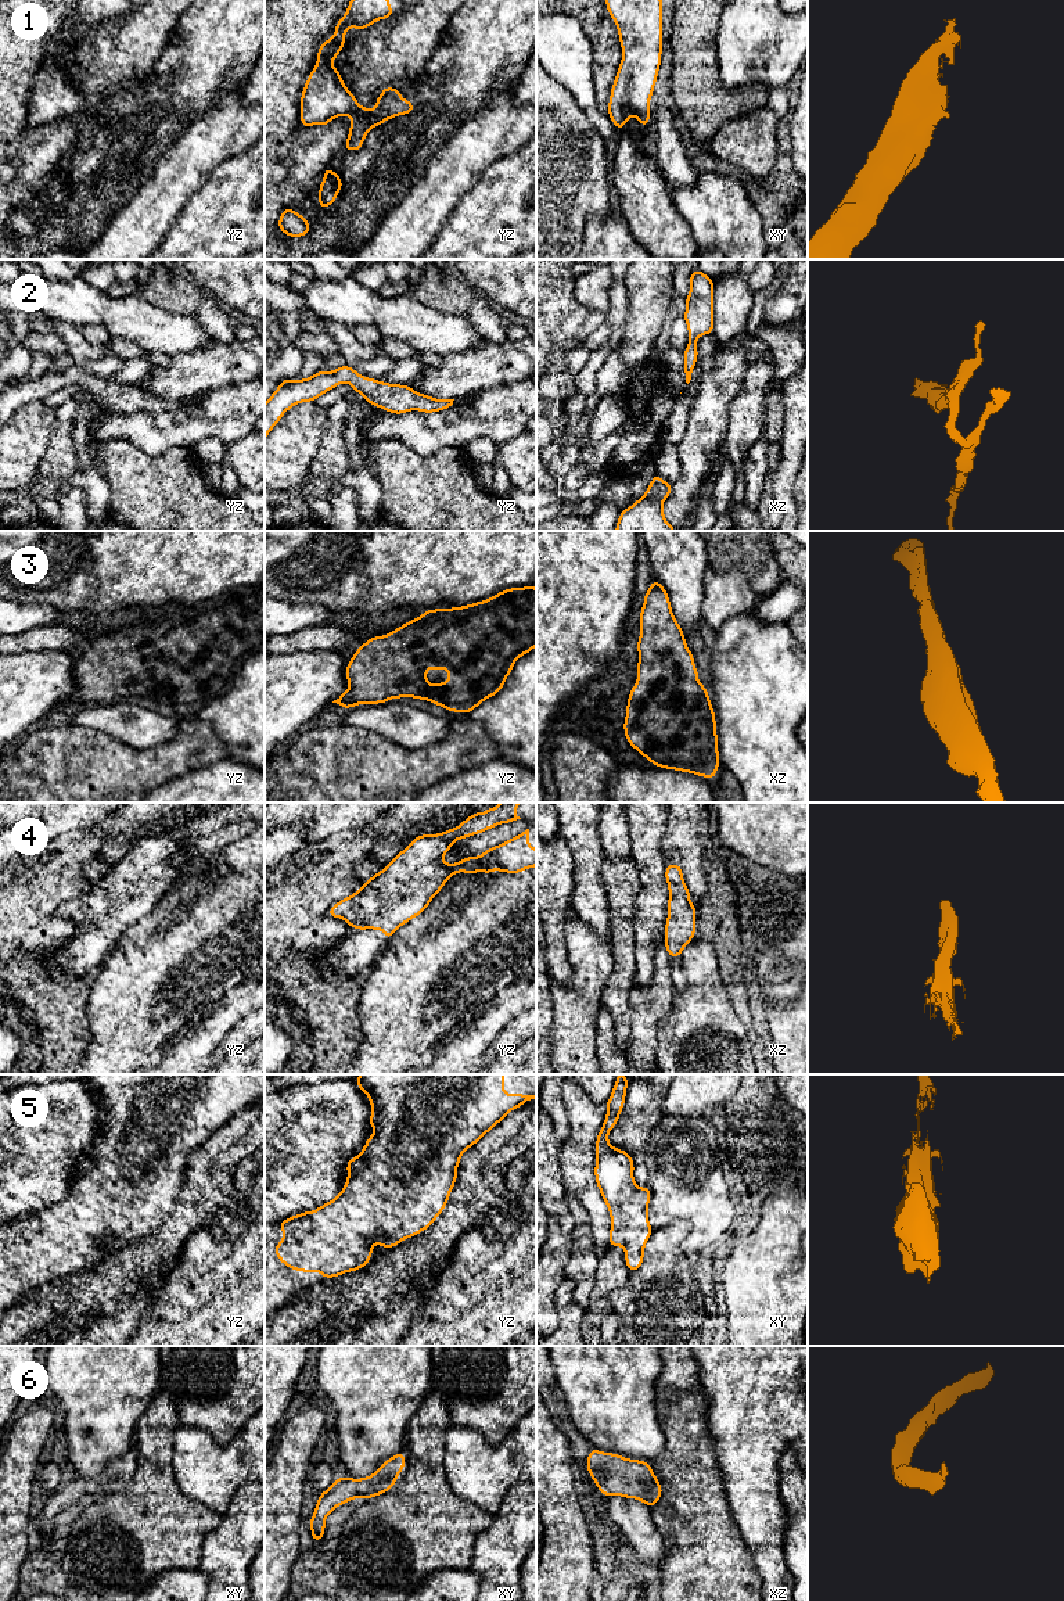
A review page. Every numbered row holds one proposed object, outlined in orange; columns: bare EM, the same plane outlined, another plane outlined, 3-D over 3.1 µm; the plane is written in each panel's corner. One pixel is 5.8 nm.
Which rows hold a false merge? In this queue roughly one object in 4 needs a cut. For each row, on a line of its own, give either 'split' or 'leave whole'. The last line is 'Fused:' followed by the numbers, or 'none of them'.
1: leave whole
2: leave whole
3: leave whole
4: leave whole
5: leave whole
6: leave whole
Fused: none of them

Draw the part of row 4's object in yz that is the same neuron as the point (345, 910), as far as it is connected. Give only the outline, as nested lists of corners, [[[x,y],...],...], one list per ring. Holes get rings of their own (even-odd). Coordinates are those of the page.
[[[500,803],[496,807],[488,808],[485,812],[474,812],[457,828],[436,834],[417,836],[405,850],[392,858],[388,866],[366,880],[355,894],[335,902],[328,909],[328,915],[331,918],[345,919],[349,927],[357,930],[382,930],[385,938],[389,941],[400,926],[425,911],[432,898],[454,873],[466,872],[468,875],[475,875],[479,871],[489,876],[492,871],[499,871],[517,875],[525,869],[535,868],[536,848],[529,846],[529,829],[502,844],[488,848],[478,857],[466,857],[456,864],[446,864],[442,861],[456,840],[481,834],[502,823],[511,823],[521,819],[515,815],[520,804],[521,803]]]

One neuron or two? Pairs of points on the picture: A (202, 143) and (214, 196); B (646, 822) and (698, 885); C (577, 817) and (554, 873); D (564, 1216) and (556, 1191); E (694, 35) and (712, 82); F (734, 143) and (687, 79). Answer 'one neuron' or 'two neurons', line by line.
A: two neurons
B: two neurons
C: two neurons
D: one neuron
E: one neuron
F: two neurons

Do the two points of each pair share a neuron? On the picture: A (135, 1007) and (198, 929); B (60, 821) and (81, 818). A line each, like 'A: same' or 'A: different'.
A: same
B: same

